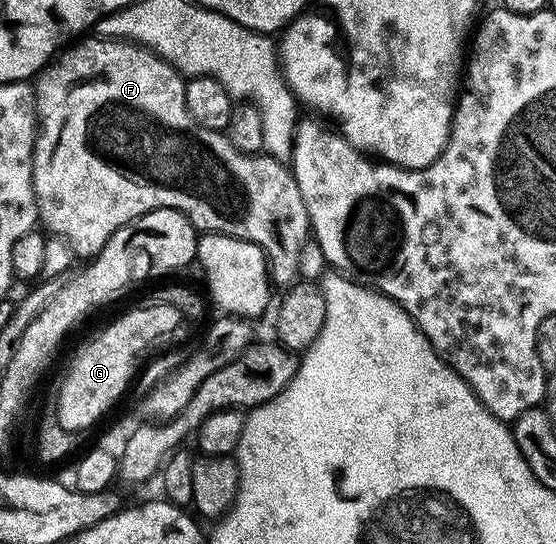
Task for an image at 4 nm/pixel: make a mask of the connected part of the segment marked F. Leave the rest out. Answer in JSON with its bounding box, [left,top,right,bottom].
[33,36,311,288]

